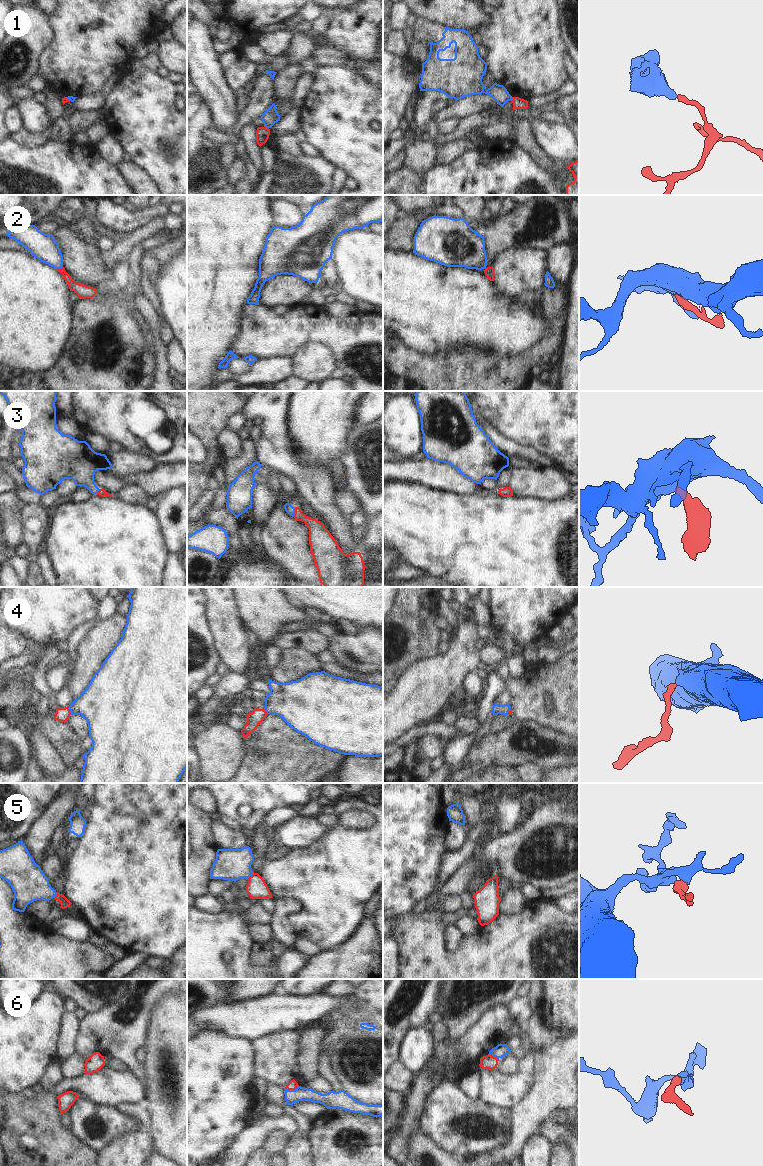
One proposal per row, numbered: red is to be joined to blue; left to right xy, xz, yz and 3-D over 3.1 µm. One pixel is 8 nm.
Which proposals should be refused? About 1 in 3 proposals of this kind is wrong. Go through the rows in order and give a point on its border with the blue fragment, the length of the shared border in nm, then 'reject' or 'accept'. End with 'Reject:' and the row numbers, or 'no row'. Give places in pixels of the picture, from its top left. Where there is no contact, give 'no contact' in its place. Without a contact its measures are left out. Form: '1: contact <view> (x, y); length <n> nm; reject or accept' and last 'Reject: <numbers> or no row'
1: contact xz (266, 127); length 50 nm; reject
2: contact xy (59, 268); length 60 nm; accept
3: contact xz (294, 512); length 80 nm; accept
4: contact xy (69, 709); length 60 nm; accept
5: contact xz (250, 875); length 80 nm; accept
6: contact xz (291, 1090); length 120 nm; accept
Reject: 1

